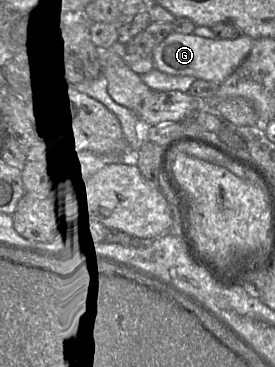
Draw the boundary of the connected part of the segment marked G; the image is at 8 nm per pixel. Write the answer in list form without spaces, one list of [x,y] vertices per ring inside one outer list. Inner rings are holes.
[[[172,33],[154,50],[151,56],[155,68],[173,76],[192,76],[217,84],[224,82],[251,52],[254,40],[242,35],[233,40],[206,39],[193,34]]]

